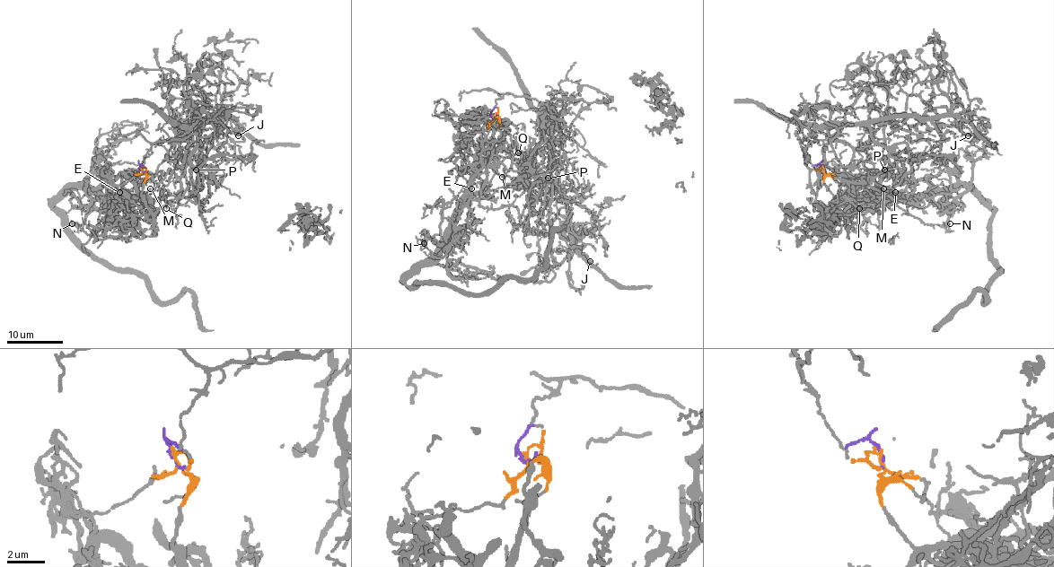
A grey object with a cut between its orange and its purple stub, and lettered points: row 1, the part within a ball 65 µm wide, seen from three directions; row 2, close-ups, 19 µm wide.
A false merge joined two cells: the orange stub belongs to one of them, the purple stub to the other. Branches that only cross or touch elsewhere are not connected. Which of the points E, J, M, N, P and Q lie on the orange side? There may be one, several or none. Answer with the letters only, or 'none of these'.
E, M, N, Q

